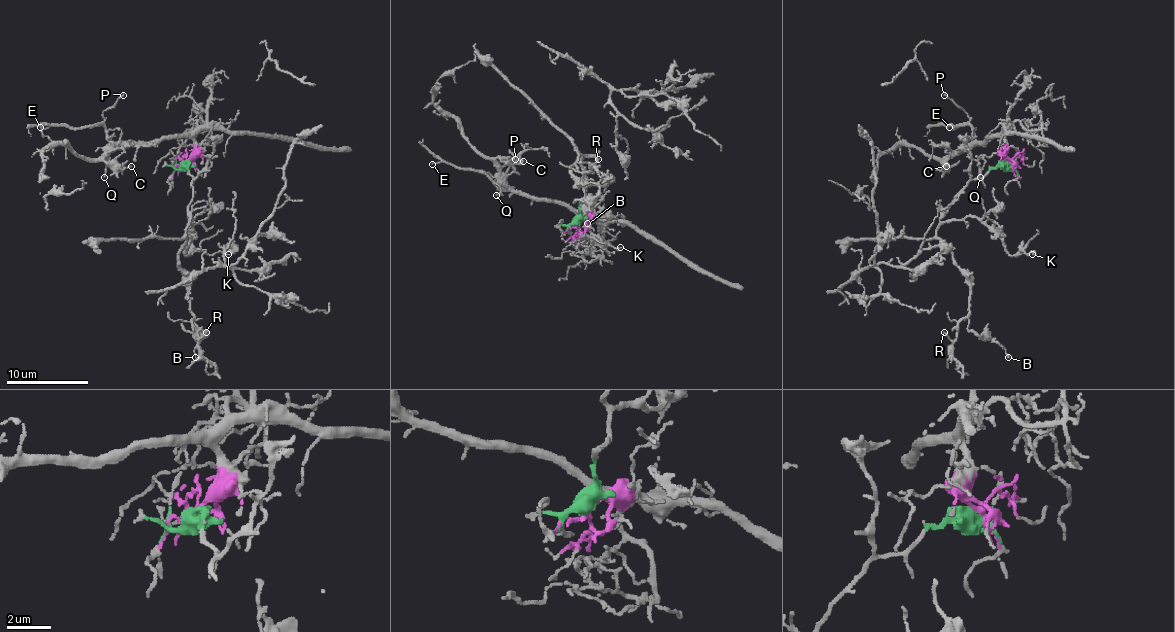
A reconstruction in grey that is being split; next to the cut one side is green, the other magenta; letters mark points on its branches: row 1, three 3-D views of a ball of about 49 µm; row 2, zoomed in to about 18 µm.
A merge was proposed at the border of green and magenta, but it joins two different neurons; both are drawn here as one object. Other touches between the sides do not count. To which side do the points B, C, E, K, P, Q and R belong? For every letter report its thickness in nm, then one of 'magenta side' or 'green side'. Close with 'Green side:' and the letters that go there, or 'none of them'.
B: 110 nm | green side
C: 140 nm | magenta side
E: 100 nm | magenta side
K: 160 nm | green side
P: 110 nm | magenta side
Q: 110 nm | magenta side
R: 130 nm | green side
Green side: B, K, R

